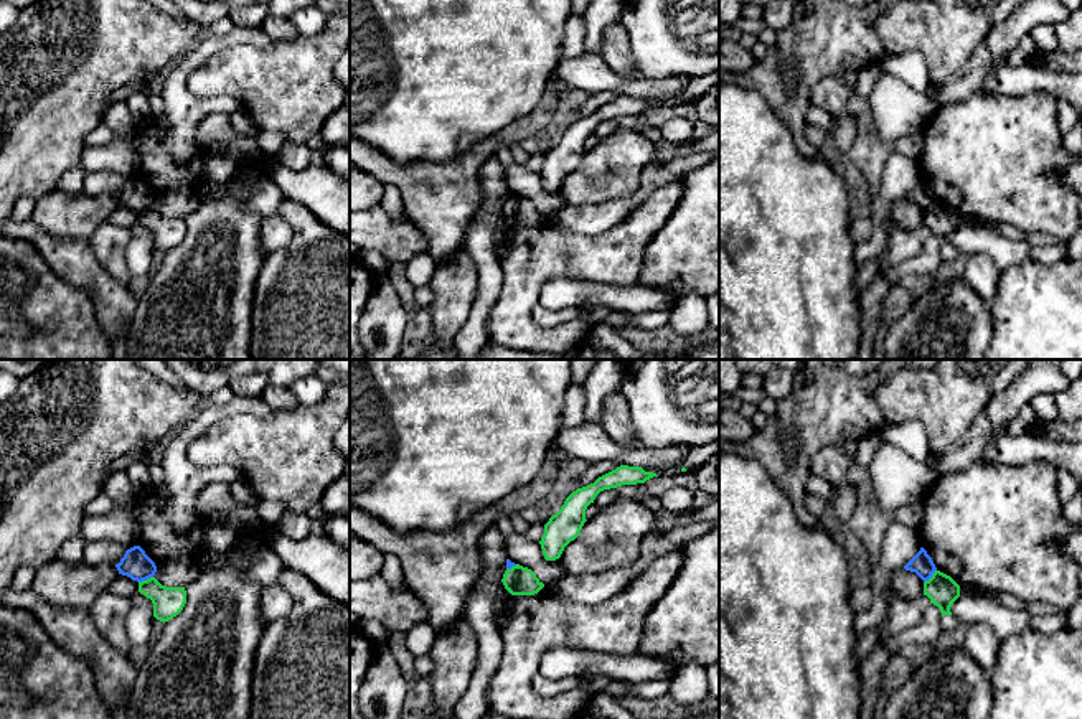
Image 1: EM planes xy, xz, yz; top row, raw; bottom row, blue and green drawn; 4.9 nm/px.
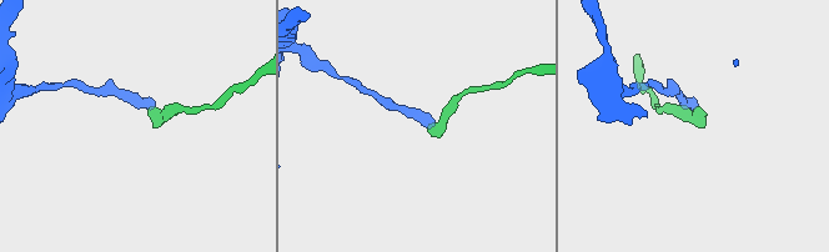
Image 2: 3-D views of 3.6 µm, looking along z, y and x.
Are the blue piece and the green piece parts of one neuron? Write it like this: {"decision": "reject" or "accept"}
{"decision": "reject"}

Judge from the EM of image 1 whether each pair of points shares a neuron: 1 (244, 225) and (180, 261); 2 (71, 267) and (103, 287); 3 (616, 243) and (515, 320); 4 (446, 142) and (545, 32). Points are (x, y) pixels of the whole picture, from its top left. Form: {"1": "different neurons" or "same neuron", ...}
{"1": "same neuron", "2": "same neuron", "3": "same neuron", "4": "same neuron"}

